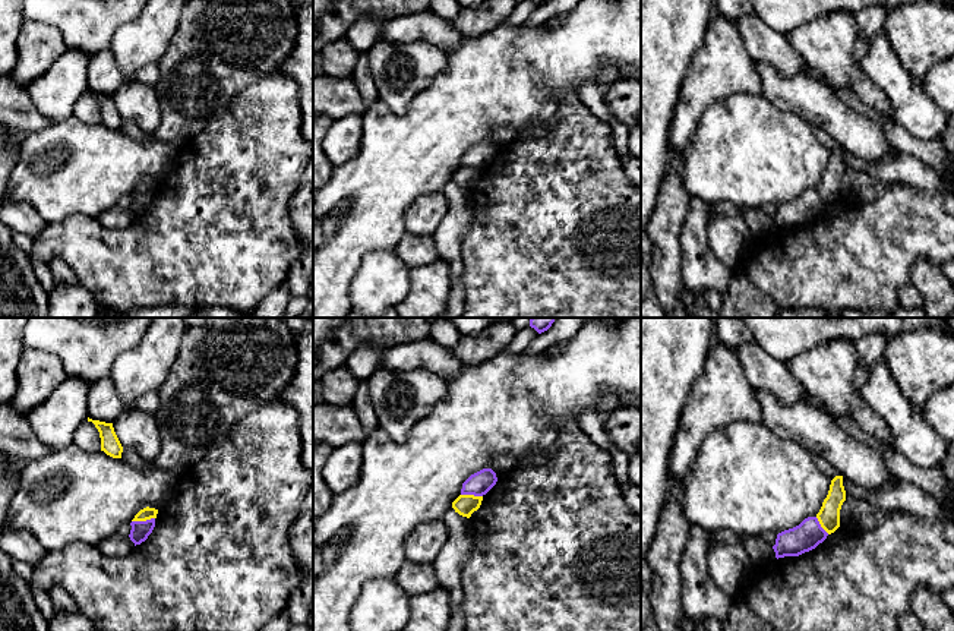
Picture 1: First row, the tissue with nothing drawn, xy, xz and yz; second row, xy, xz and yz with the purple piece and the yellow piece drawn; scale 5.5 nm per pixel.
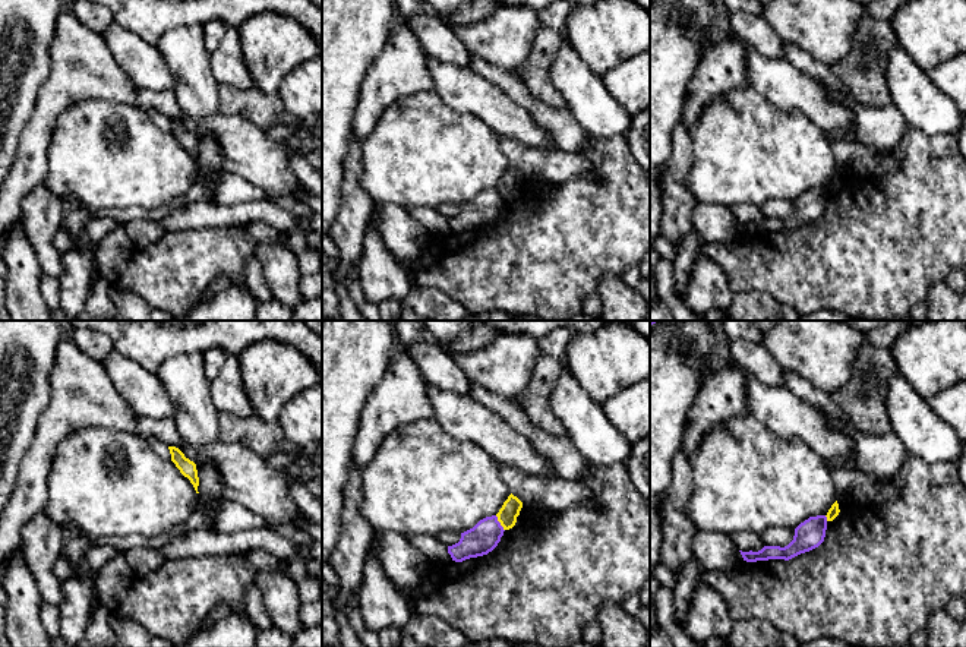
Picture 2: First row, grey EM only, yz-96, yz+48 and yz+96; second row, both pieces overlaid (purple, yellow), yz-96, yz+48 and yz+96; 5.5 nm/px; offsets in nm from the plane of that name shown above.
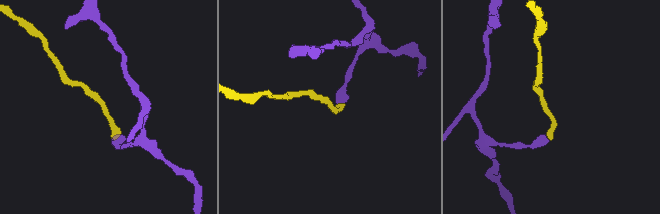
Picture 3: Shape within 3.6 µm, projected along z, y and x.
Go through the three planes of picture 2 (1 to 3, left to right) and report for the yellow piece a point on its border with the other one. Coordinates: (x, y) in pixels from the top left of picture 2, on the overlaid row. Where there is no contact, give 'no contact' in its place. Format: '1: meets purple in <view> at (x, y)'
1: no contact
2: meets purple in yz+48 at (499, 523)
3: meets purple in yz+96 at (826, 518)

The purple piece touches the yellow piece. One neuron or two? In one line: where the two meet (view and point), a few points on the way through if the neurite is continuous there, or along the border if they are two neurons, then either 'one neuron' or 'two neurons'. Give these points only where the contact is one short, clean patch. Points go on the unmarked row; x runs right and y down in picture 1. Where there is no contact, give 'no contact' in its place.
xy (142, 193) | along xy (154, 189), (132, 193) | two neurons

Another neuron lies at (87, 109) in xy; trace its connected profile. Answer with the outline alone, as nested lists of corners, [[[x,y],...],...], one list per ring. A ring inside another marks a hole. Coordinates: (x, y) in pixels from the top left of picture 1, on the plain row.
[[[83,94],[73,107],[73,116],[86,124],[101,123],[99,104],[92,94]]]

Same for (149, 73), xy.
[[[149,63],[136,73],[136,81],[151,86],[155,86],[158,79],[159,79],[159,69],[157,63]]]

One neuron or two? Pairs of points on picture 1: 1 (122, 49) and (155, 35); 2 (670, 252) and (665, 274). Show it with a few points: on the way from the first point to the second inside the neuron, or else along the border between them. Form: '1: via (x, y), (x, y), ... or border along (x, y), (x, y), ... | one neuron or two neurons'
1: via (130, 49), (147, 38) | one neuron
2: via (666, 258), (666, 268) | one neuron

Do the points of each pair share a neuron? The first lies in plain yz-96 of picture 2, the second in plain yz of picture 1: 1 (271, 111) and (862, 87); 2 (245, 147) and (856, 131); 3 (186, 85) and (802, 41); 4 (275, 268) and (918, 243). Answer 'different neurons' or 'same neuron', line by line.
1: same neuron
2: same neuron
3: same neuron
4: different neurons

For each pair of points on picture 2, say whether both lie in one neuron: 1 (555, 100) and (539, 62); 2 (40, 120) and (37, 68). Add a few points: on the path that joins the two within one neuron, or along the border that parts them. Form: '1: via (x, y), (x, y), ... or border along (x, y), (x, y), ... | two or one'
1: via (546, 91), (539, 84), (539, 70) | one
2: border along (50, 60), (50, 75), (25, 125) | two

